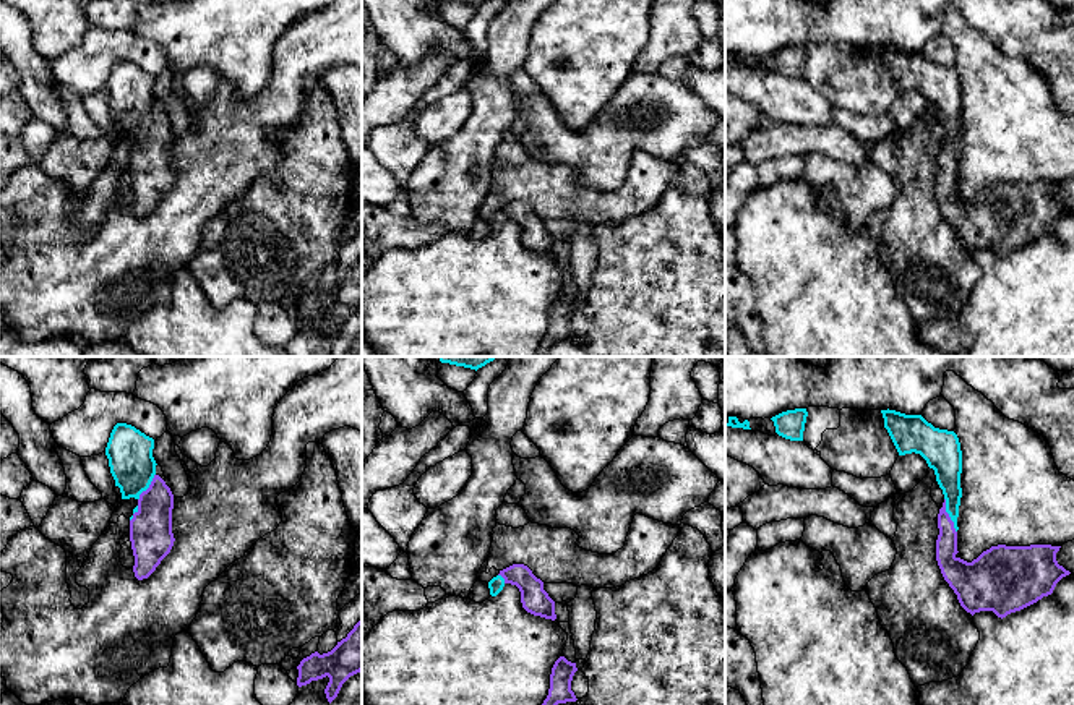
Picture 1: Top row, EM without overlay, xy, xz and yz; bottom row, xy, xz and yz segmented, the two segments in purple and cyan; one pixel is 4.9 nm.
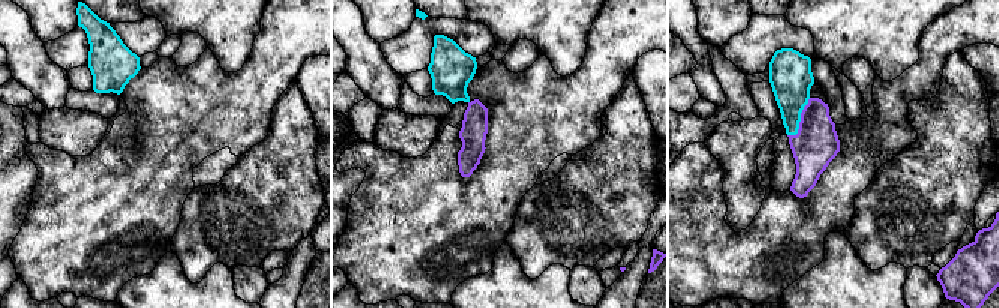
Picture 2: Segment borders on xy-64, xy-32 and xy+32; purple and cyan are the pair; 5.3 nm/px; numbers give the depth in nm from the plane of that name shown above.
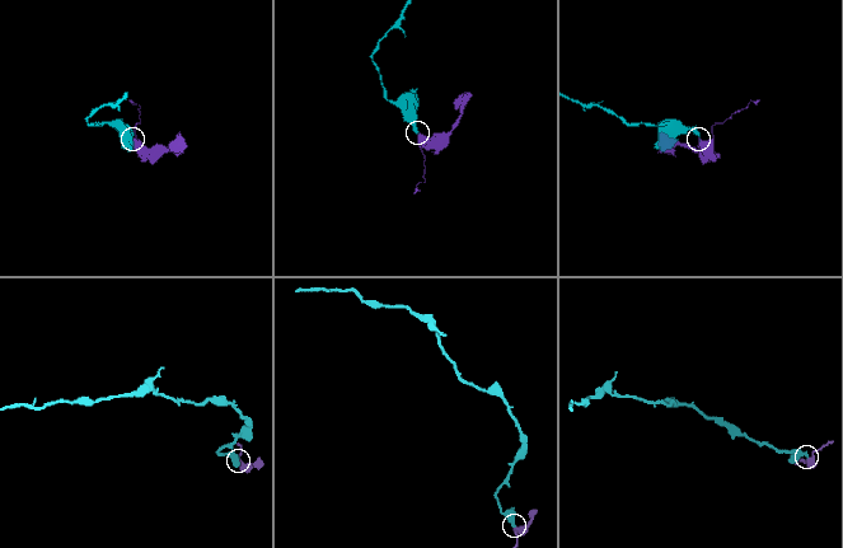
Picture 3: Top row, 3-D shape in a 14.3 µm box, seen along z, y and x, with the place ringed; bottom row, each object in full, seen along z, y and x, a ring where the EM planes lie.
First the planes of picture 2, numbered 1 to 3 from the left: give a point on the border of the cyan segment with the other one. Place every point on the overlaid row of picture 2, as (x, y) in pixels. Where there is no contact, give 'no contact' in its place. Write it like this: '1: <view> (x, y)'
1: no contact
2: no contact
3: xy+32 (801, 120)

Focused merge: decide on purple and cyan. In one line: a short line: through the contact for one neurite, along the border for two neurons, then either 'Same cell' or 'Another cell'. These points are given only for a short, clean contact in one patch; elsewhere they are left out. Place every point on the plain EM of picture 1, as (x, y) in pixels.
Line: yz (946, 182), (948, 153), (948, 102). Same cell

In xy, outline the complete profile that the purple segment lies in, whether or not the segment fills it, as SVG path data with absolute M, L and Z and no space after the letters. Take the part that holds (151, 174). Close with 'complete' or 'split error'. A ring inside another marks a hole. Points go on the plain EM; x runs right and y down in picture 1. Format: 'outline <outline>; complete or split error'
outline M117 60L105 92L122 136L135 135L138 143L130 154L130 178L135 193L133 209L148 216L174 183L174 131L156 110L154 76L131 62Z; split error

